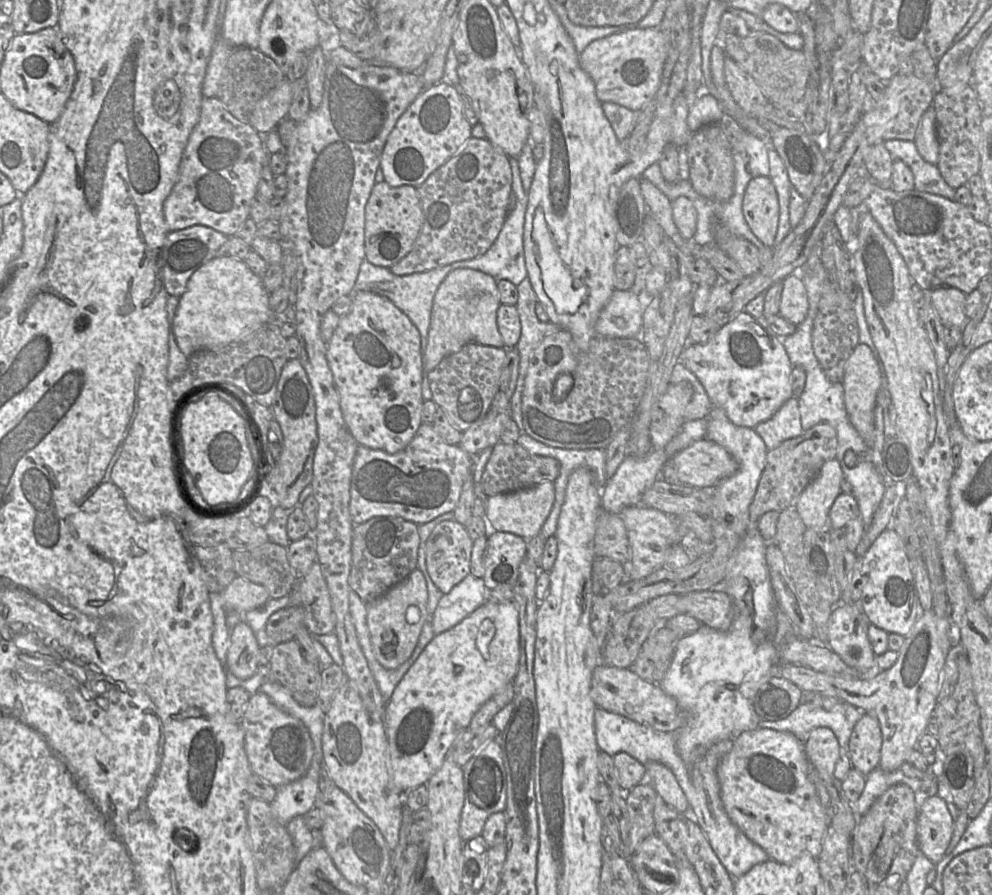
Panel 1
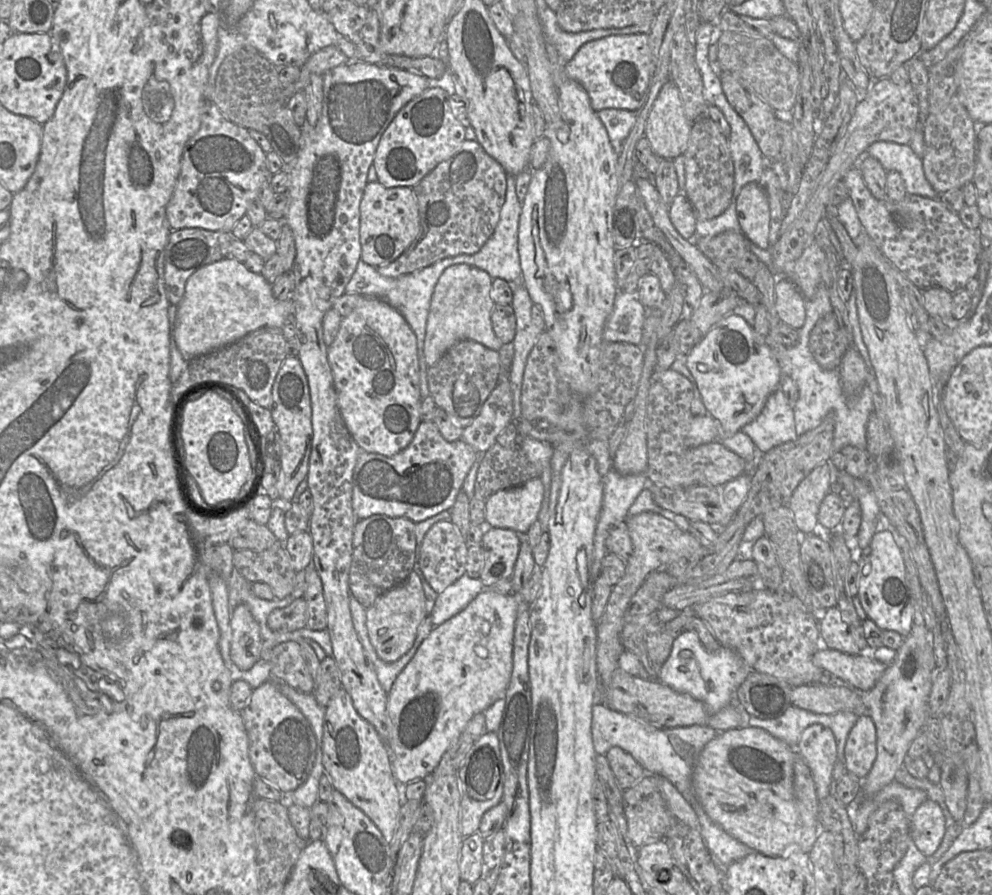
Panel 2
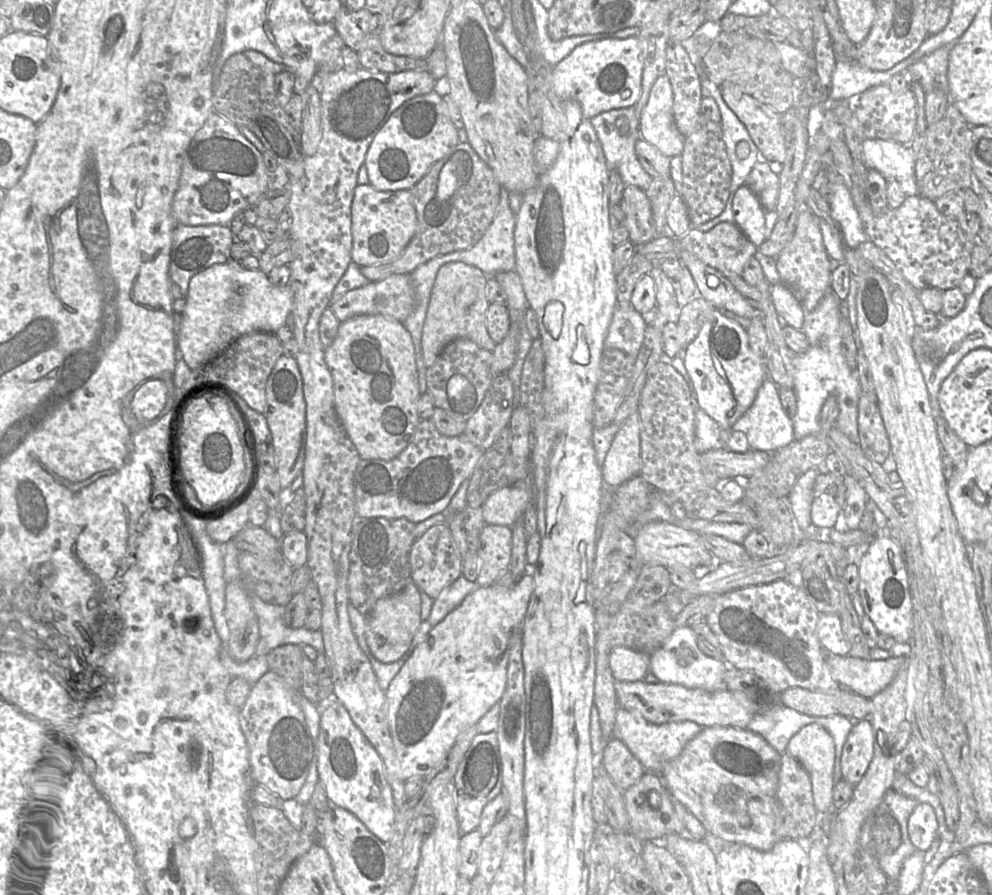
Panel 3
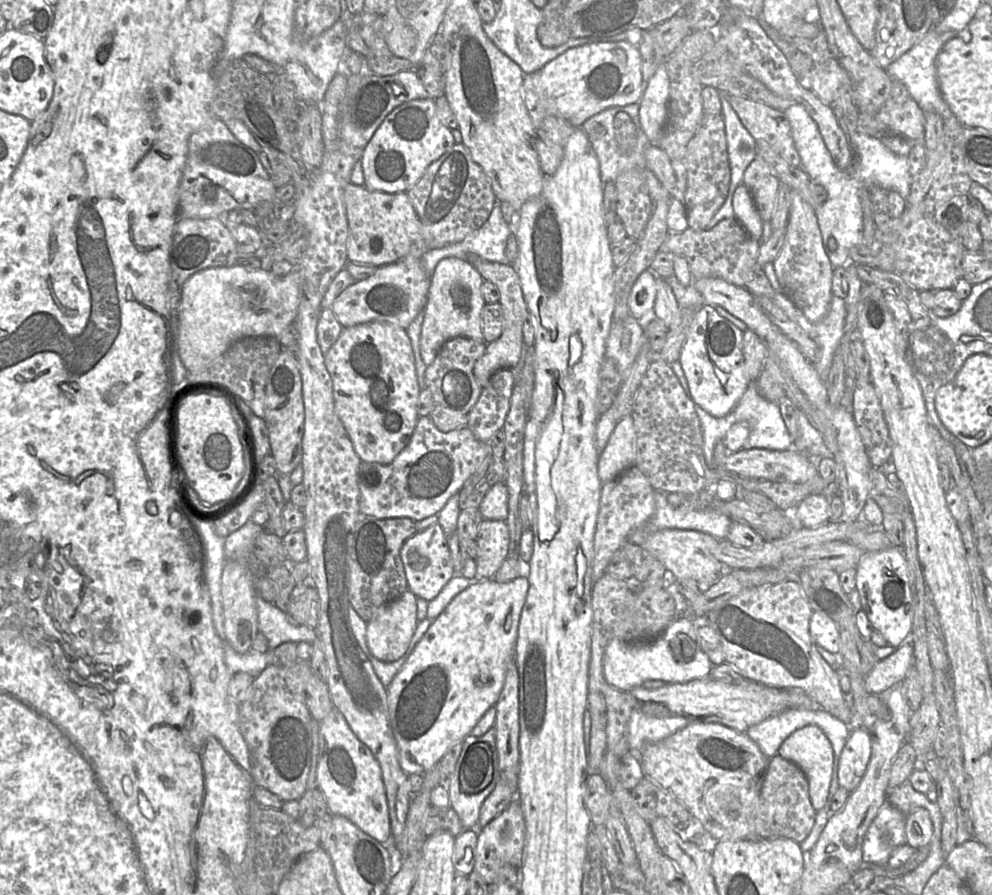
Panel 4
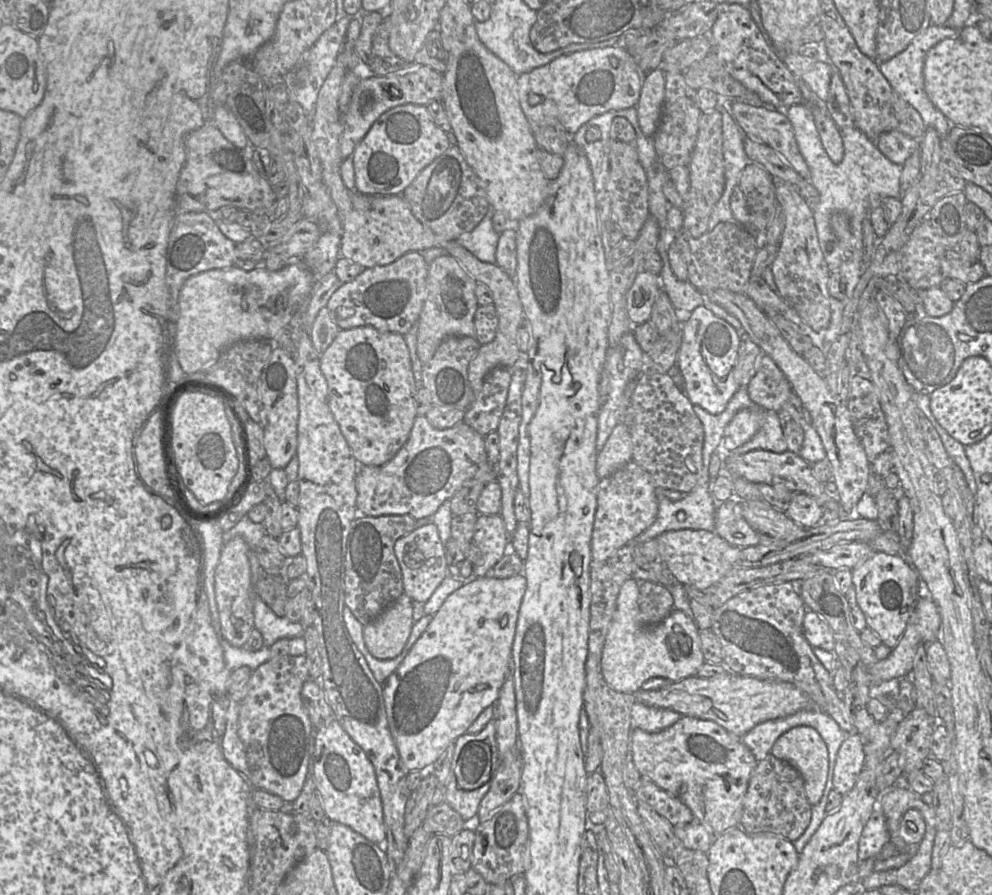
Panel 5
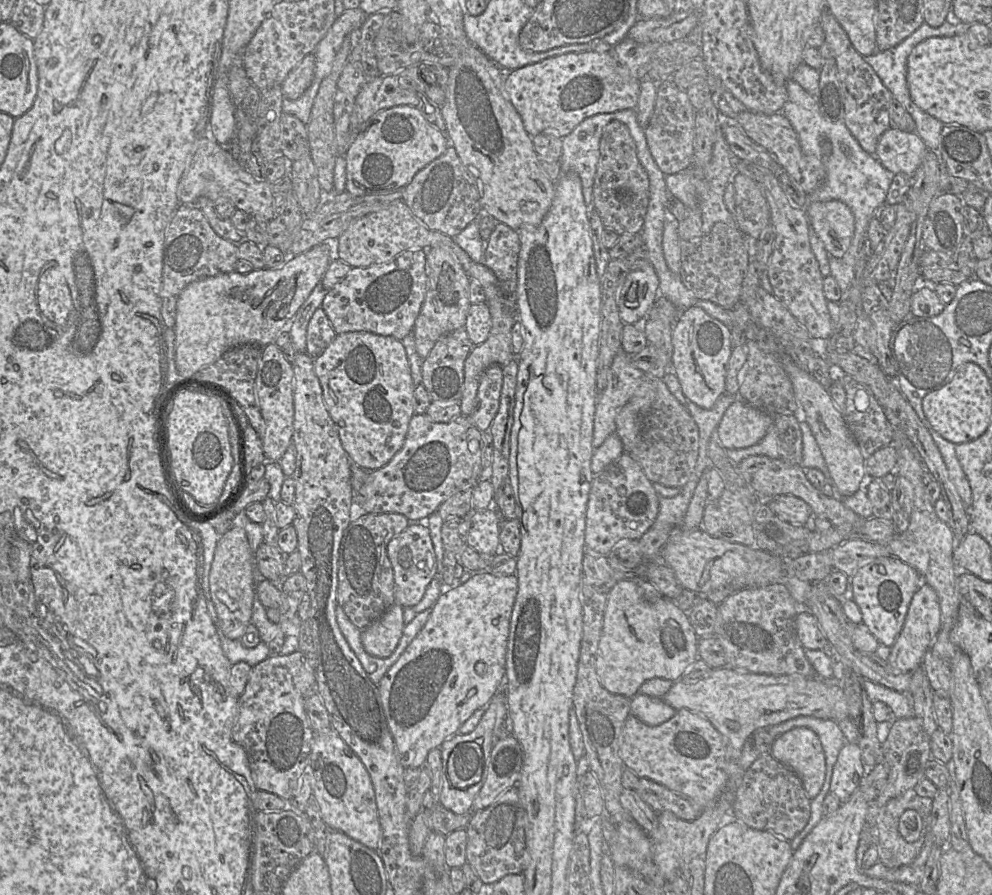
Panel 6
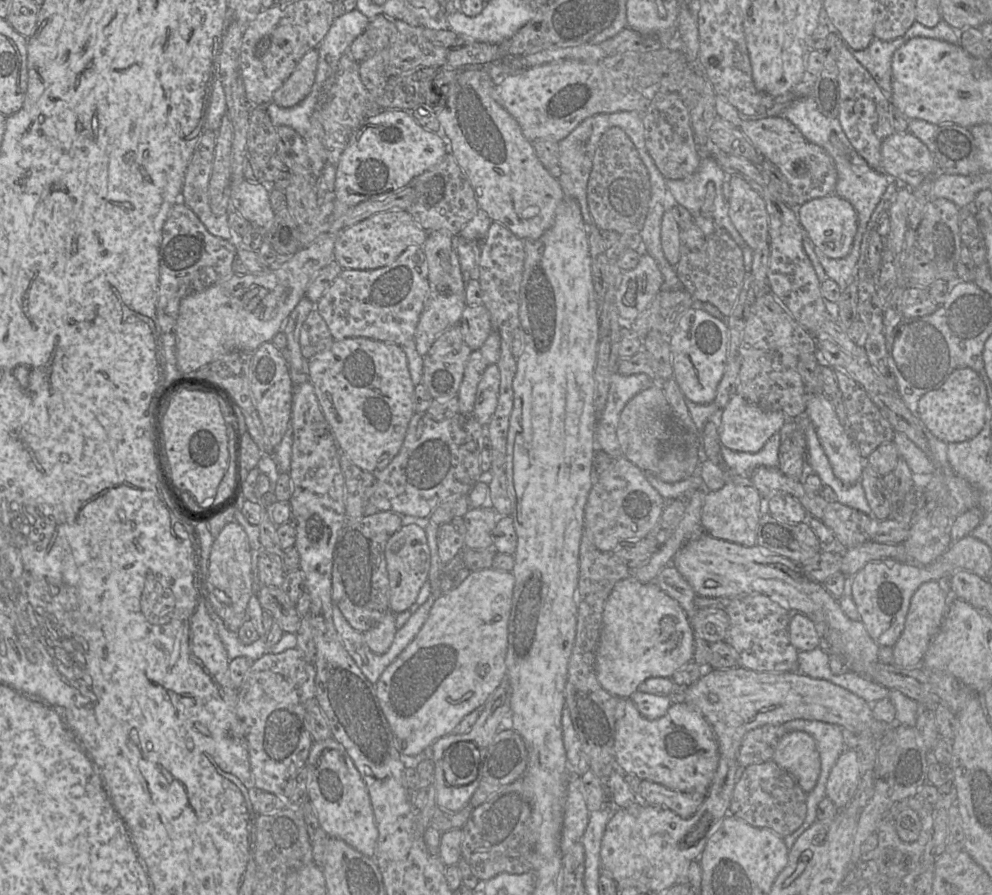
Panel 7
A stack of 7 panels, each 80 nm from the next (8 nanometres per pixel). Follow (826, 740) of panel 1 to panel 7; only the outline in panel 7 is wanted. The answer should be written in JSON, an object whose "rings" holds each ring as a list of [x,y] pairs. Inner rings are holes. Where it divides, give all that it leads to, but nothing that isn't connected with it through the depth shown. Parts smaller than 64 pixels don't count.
{"rings":[[[803,731],[787,733],[780,739],[773,760],[794,777],[805,793],[813,790],[819,778],[821,763],[812,736]]]}

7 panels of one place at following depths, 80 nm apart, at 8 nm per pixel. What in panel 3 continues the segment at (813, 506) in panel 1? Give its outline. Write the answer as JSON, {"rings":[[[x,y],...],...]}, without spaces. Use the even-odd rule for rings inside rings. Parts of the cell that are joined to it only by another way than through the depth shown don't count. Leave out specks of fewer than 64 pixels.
{"rings":[[[817,469],[808,470],[798,479],[789,495],[792,511],[802,530],[813,525],[811,507],[815,498],[814,484],[819,474]]]}

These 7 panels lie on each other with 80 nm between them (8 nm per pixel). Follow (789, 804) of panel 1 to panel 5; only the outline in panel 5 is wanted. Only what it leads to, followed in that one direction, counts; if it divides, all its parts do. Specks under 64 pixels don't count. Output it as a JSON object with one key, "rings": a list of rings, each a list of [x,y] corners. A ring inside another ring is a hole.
{"rings":[[[682,716],[675,724],[660,732],[648,733],[638,728],[632,729],[630,735],[630,759],[642,777],[650,779],[661,789],[684,803],[692,811],[695,820],[706,825],[714,835],[719,835],[734,827],[740,827],[744,796],[746,794],[752,772],[758,763],[750,749],[743,743],[742,738],[729,733],[714,721]]]}

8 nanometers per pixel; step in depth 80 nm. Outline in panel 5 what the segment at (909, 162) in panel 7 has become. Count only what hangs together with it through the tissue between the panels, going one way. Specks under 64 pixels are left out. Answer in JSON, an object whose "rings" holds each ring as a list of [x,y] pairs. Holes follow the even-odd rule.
{"rings":[[[892,129],[882,133],[876,140],[876,145],[891,162],[903,165],[914,151],[920,149],[920,139],[911,138]]]}

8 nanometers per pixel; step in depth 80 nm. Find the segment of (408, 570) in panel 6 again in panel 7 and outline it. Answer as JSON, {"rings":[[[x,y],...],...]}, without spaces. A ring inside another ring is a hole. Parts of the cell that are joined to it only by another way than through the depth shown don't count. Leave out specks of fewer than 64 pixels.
{"rings":[[[417,524],[403,525],[388,539],[385,560],[390,588],[389,608],[399,614],[416,602],[421,587],[428,581],[431,557],[425,529]]]}

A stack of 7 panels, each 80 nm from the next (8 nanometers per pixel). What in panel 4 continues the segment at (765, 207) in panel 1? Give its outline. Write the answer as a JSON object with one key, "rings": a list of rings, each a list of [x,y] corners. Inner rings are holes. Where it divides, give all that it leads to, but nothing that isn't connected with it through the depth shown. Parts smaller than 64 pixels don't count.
{"rings":[[[739,185],[732,198],[732,208],[734,217],[751,236],[759,241],[763,232],[763,222],[757,209],[750,191],[744,185]]]}

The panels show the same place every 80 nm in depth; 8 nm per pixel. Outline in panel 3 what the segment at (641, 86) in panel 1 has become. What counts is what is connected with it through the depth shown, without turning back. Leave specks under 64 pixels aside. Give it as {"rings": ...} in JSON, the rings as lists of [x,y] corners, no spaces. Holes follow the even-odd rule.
{"rings":[[[637,36],[586,42],[552,67],[552,85],[562,100],[579,102],[585,118],[601,112],[634,106],[640,98],[643,63]]]}

